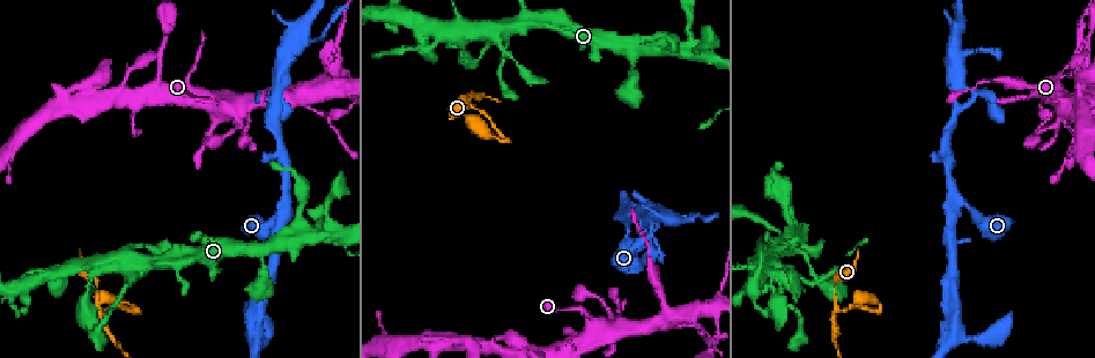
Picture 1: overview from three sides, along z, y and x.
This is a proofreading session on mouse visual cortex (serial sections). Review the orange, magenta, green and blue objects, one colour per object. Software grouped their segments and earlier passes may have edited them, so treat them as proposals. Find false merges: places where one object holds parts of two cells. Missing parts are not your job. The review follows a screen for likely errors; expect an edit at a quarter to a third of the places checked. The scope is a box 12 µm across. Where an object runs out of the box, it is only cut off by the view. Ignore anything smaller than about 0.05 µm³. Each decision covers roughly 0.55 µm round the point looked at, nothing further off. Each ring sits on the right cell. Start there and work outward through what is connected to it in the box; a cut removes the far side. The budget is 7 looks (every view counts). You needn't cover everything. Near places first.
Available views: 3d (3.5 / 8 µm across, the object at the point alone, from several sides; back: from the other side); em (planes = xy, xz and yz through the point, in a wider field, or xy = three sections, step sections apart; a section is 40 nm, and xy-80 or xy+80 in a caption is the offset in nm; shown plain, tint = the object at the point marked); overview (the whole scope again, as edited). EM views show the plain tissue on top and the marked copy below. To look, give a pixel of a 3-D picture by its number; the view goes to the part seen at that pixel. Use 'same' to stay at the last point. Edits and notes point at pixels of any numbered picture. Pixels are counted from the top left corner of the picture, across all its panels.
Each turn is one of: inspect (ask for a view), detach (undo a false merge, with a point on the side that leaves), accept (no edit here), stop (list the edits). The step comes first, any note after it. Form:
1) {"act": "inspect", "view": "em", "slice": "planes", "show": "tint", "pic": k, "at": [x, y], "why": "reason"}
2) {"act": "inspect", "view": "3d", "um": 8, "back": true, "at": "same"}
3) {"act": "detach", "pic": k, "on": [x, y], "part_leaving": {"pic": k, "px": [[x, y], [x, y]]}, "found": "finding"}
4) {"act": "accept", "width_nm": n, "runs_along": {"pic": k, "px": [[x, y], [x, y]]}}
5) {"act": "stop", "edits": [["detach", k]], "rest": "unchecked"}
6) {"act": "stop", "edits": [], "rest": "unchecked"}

{"act": "inspect", "view": "3d", "um": 3.5, "pic": 1, "at": [469, 98], "why": "three-way junction"}

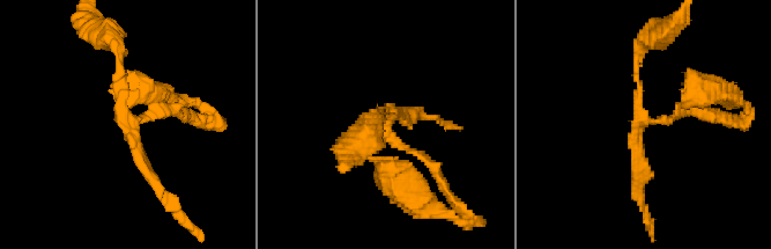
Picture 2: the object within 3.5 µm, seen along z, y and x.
{"act": "inspect", "view": "em", "slice": "xy", "step": 1, "show": "tint", "pic": 2, "at": [125, 119], "arms": 3, "arm_widths_nm": [100, 150, 150], "why": "shape alone is not enough"}

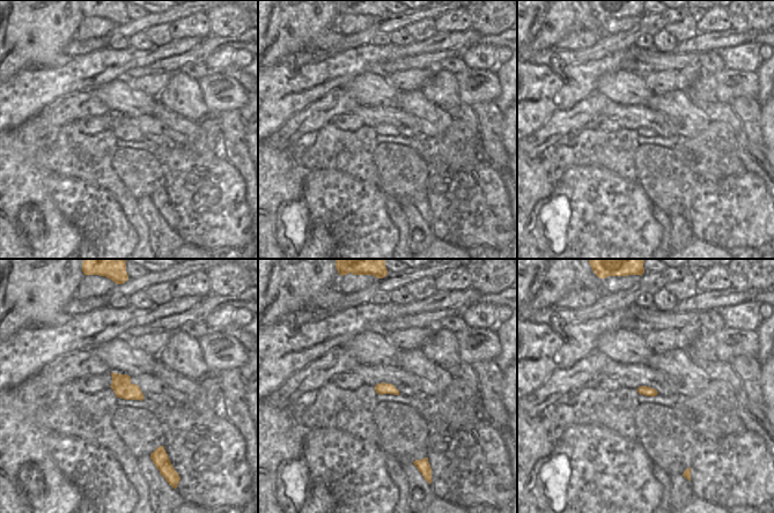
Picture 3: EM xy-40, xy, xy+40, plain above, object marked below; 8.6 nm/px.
{"act": "detach", "pic": 2, "on": [133, 94], "part_leaving": {"pic": 2, "px": [[384, 125], [434, 167], [456, 203]]}, "found": "two cells meet here"}

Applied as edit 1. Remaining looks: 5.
{"act": "inspect", "view": "overview"}

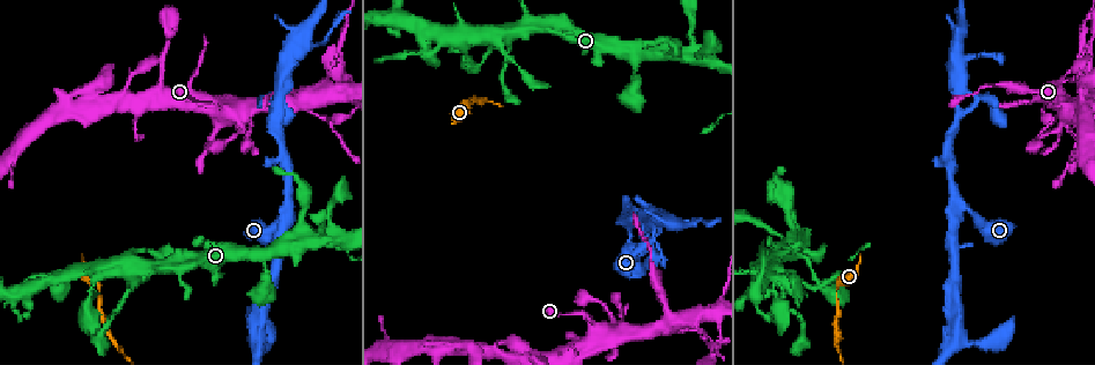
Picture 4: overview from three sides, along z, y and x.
{"act": "inspect", "view": "3d", "um": 3.5, "back": true, "pic": 4, "at": [660, 52], "why": "branch point"}

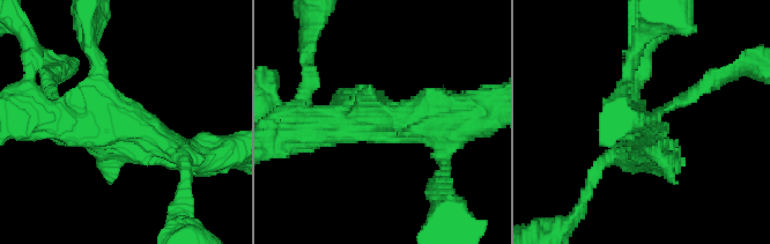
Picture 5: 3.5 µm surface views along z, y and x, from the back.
{"act": "inspect", "view": "em", "slice": "xy", "step": 1, "show": "tint", "pic": 5, "at": [387, 117]}

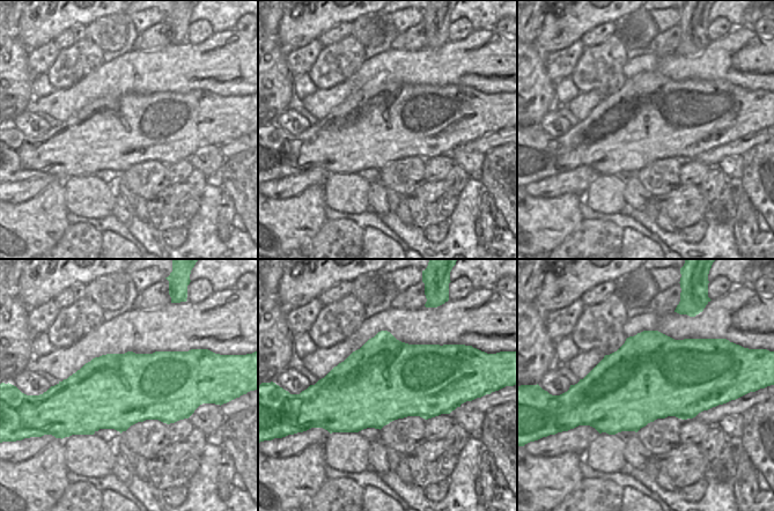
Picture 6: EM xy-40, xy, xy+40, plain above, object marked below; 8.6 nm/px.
{"act": "accept", "runs_along": {"pic": 5, "px": [[197, 155], [130, 133], [51, 123]]}, "found": "one cell here"}

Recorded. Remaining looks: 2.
{"act": "stop", "edits": [["detach", 2]], "rest": "unchecked"}

